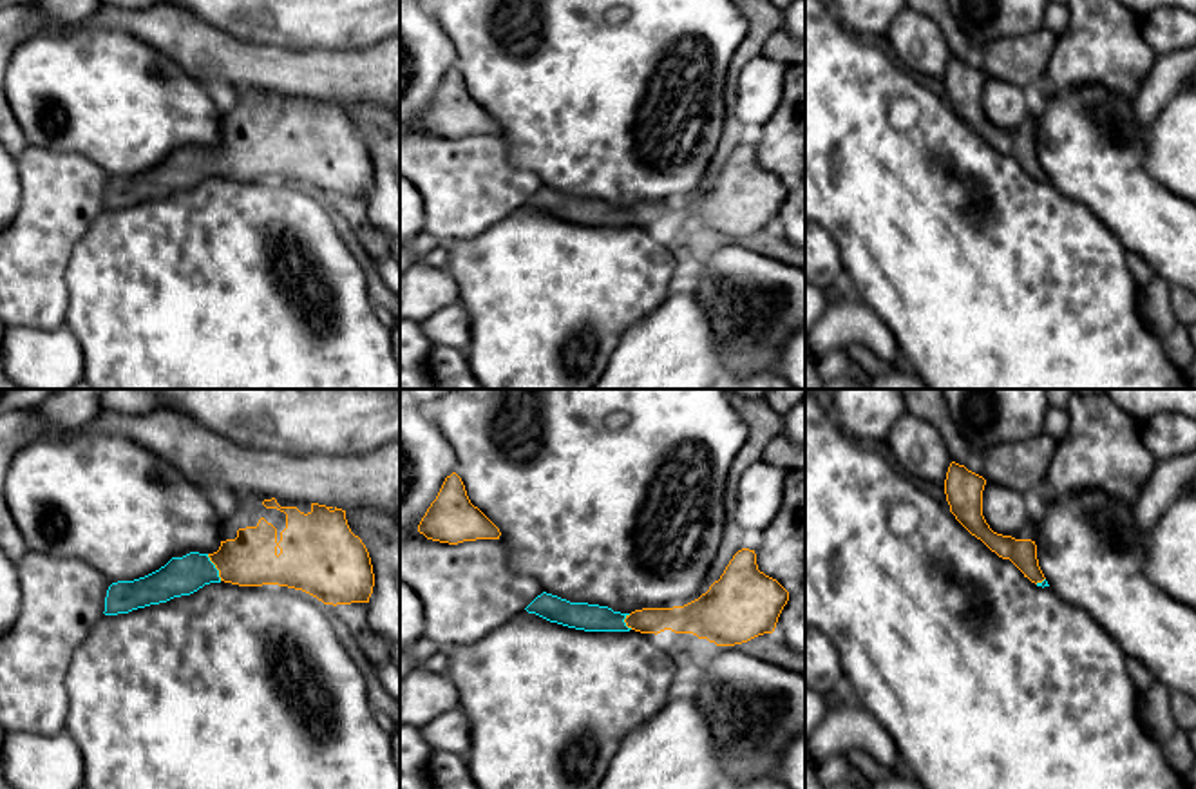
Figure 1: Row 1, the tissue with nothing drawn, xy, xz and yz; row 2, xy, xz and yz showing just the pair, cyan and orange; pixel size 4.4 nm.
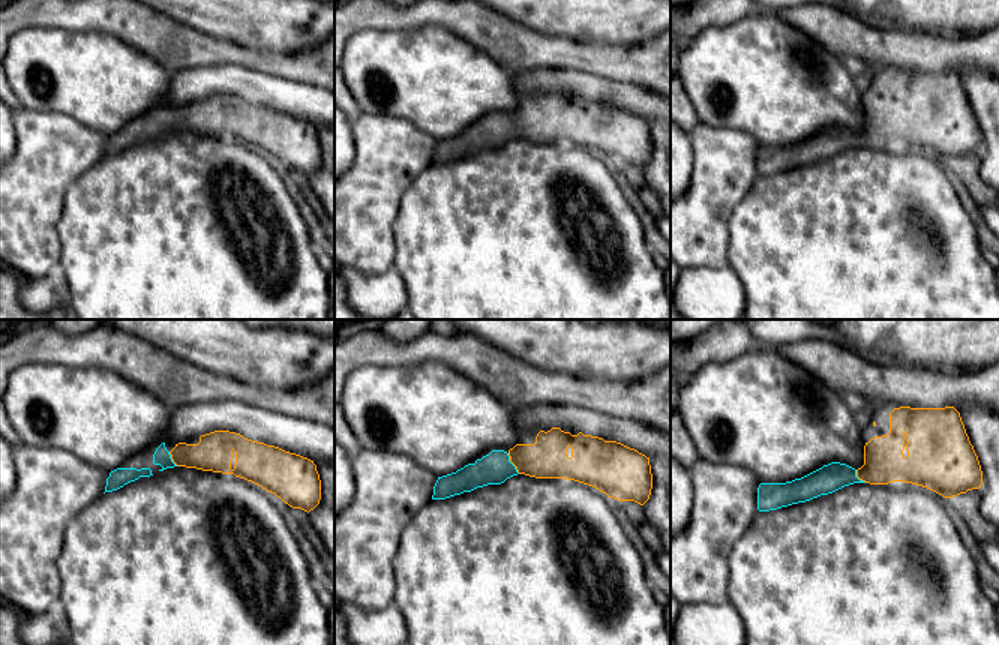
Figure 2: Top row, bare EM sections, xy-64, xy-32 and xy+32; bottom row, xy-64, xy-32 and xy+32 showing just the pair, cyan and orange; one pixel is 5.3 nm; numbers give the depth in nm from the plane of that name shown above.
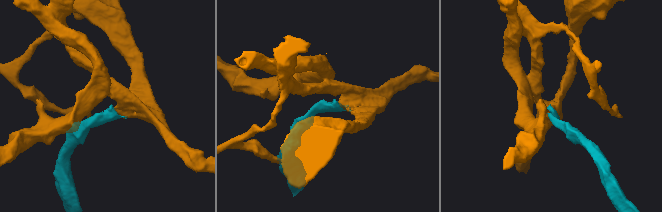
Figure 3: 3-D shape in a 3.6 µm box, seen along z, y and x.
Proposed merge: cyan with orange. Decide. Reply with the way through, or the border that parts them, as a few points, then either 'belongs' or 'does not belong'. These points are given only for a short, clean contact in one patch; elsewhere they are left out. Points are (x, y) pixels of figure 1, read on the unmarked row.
across xy (181, 171), (214, 161), (250, 154) | belongs

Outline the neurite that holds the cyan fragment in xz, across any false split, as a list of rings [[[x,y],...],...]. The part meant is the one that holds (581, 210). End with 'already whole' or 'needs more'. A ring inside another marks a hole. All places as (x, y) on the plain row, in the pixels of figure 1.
[[[738,145],[718,176],[698,194],[673,203],[631,208],[608,201],[570,197],[543,186],[525,204],[550,217],[584,226],[693,228],[717,241],[735,241],[773,228],[789,186],[758,165],[755,145]]]; needs more

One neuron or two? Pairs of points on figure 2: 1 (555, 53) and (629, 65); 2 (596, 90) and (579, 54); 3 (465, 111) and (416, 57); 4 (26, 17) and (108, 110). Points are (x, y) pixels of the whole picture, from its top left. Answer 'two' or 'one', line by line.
1: one
2: two
3: one
4: two

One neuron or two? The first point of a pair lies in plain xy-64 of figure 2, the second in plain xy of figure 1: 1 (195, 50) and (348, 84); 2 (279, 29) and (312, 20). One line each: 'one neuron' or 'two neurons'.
1: one neuron
2: one neuron

